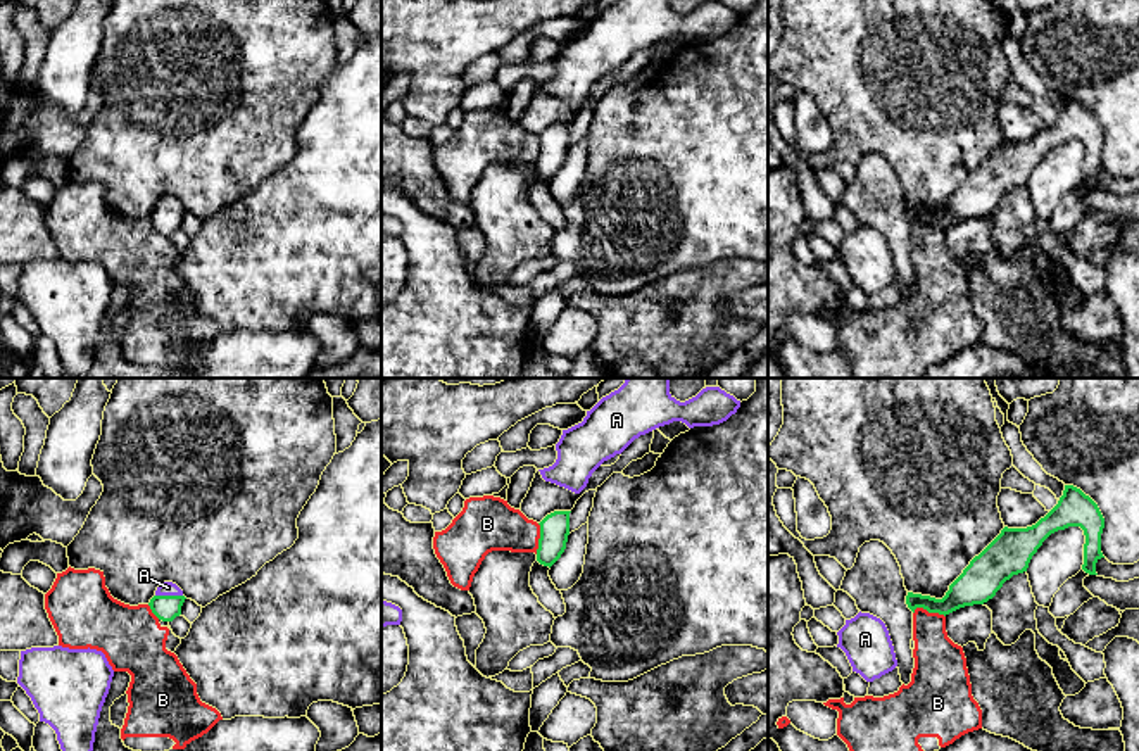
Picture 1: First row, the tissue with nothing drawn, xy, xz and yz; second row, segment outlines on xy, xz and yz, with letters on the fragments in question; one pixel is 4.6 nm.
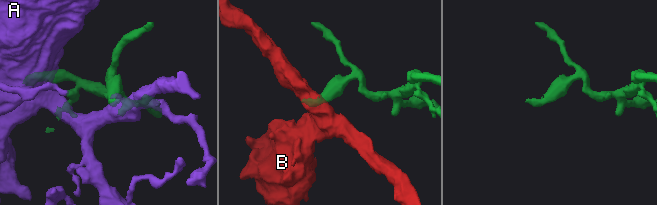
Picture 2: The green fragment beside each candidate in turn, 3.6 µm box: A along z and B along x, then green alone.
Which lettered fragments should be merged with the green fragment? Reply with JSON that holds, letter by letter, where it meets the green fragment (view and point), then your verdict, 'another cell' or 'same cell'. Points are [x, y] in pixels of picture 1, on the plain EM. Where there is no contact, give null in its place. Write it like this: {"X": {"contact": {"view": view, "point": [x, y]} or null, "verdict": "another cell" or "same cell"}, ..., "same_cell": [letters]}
{"A": {"contact": {"view": "xy", "point": [169, 209]}, "verdict": "same cell"}, "B": {"contact": {"view": "yz", "point": [929, 225]}, "verdict": "another cell"}, "same_cell": ["A"]}

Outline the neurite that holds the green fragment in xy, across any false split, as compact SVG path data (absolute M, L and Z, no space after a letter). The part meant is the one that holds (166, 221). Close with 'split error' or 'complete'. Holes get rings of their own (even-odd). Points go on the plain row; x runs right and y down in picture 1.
M164 195L157 200L155 209L150 212L148 219L152 226L162 235L173 235L181 228L181 219L185 216L183 204L173 197Z; split error

